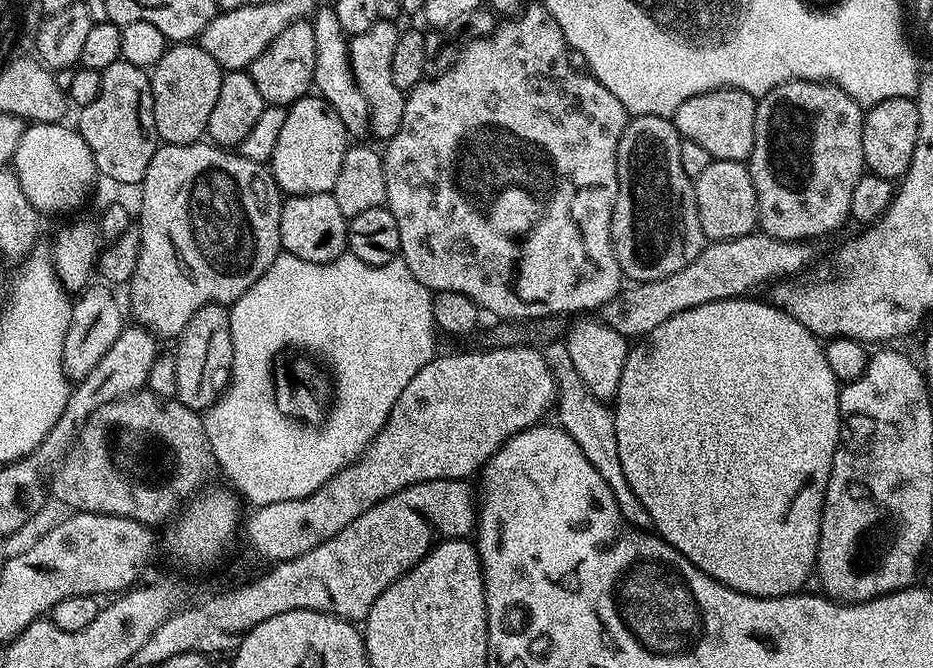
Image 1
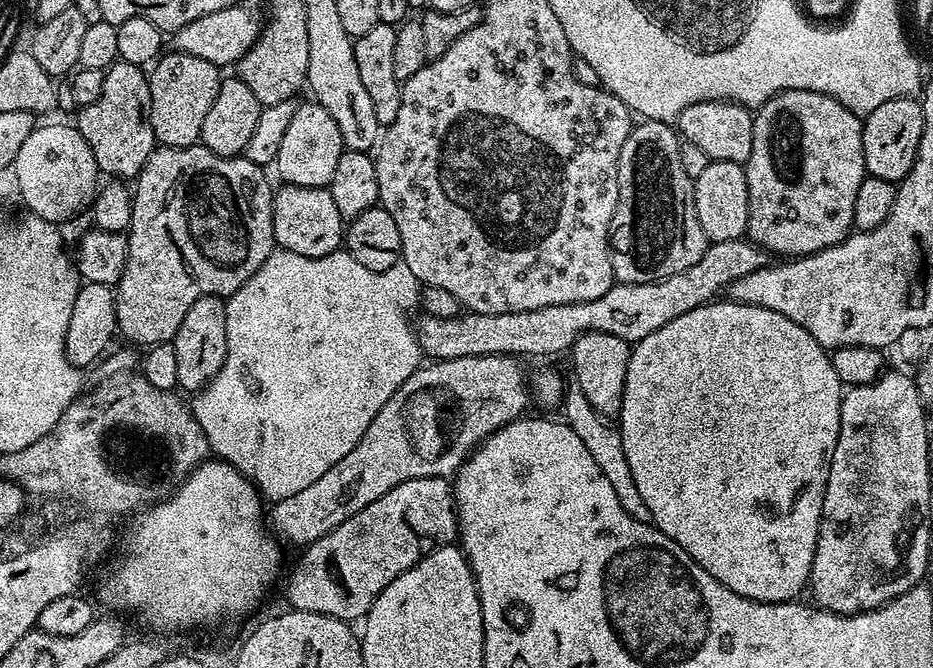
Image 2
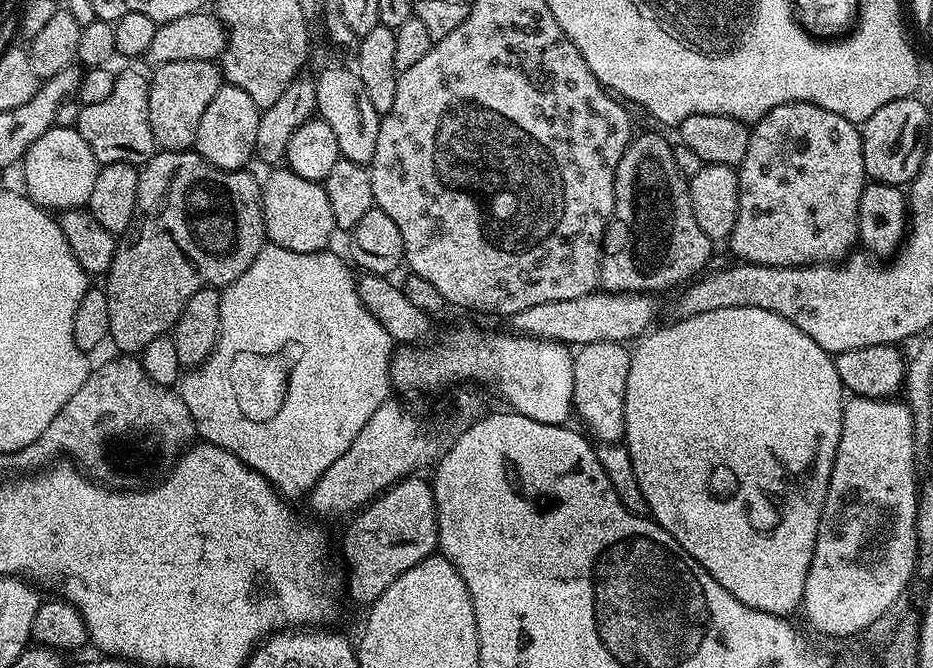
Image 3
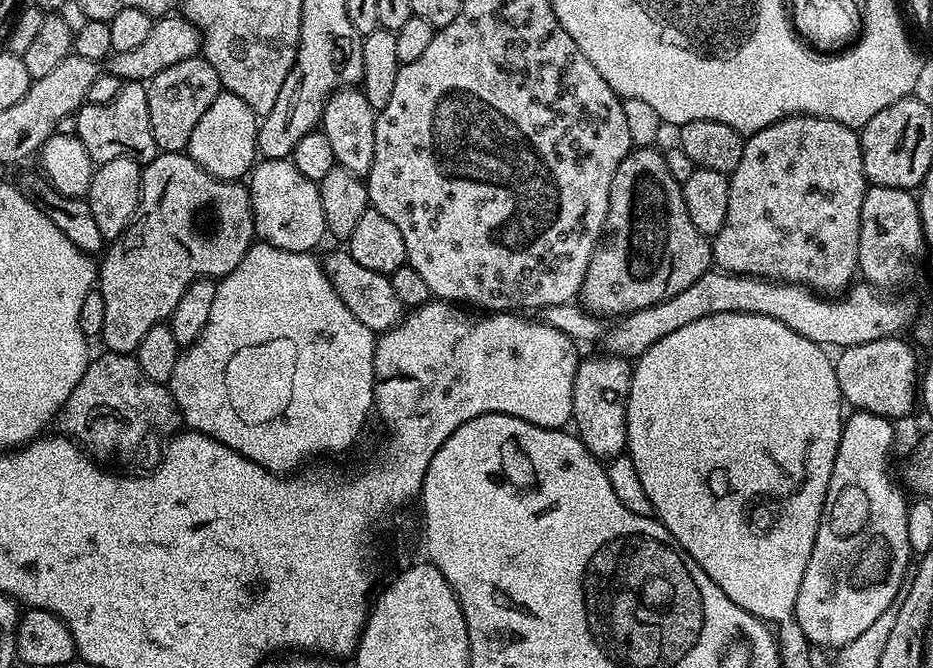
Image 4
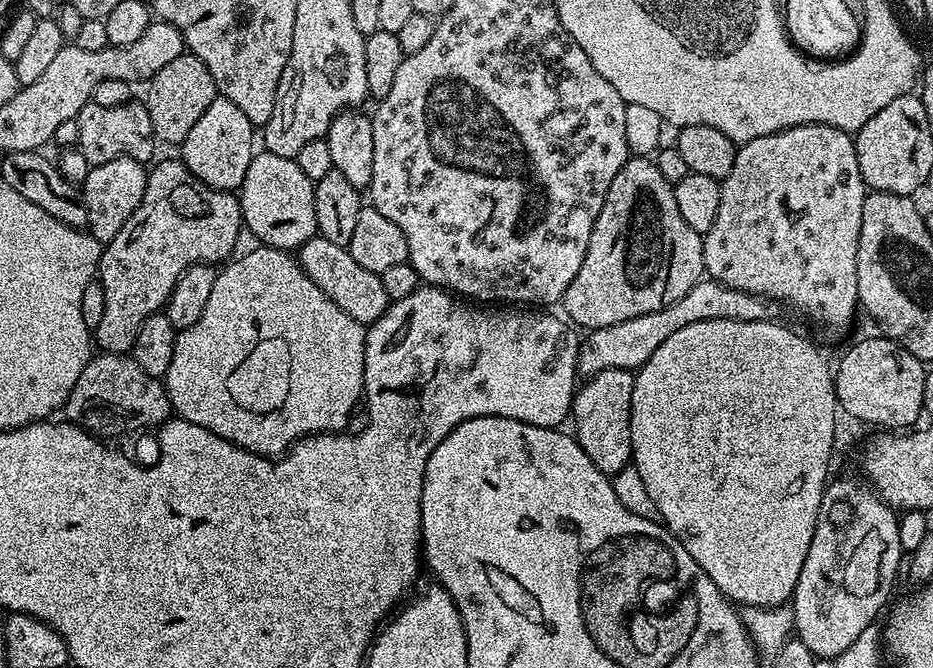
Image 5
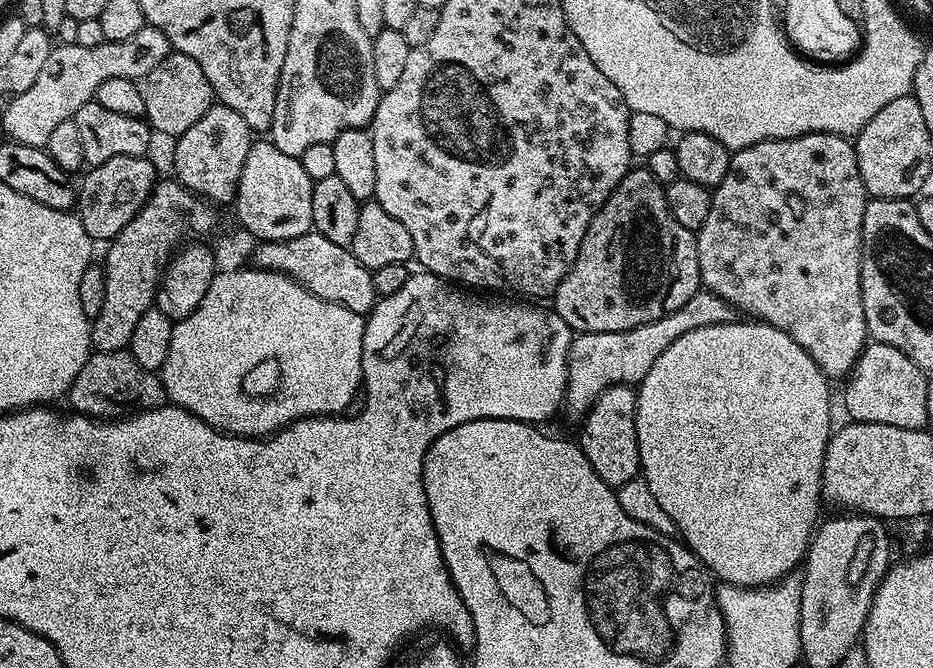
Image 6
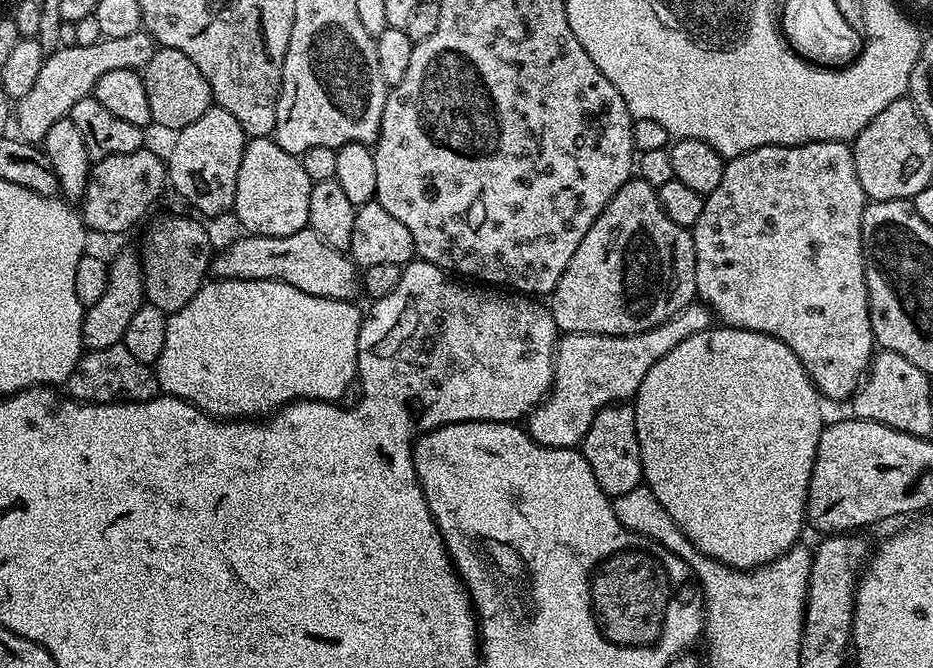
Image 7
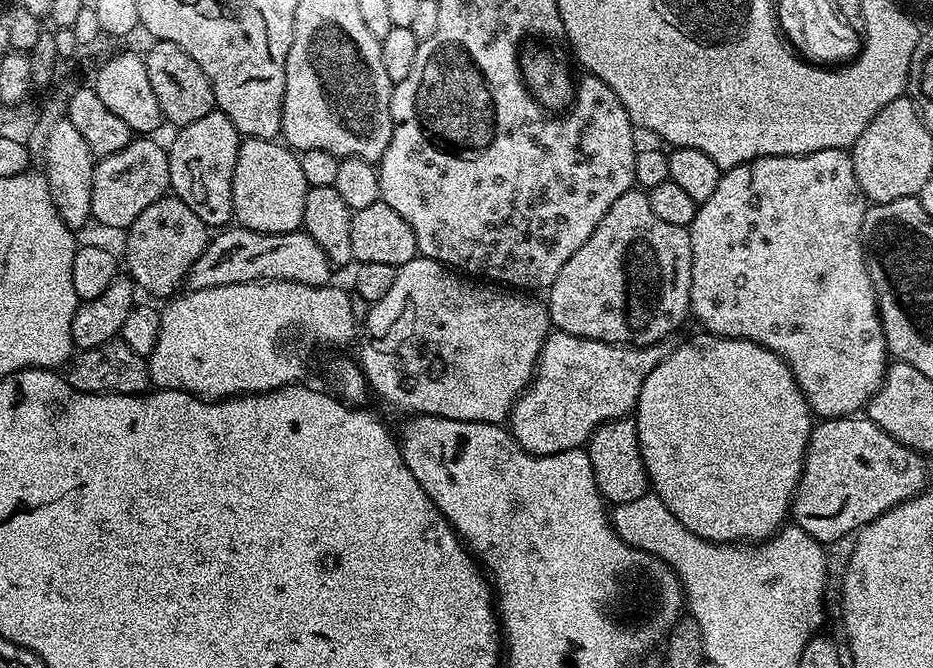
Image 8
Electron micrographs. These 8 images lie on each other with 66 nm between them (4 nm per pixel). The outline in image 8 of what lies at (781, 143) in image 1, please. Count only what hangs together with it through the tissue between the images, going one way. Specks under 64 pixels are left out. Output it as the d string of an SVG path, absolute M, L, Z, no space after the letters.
M835 148L834 150L818 150L810 154L802 154L801 156L763 156L762 158L754 158L745 164L739 164L733 168L727 169L721 175L718 187L714 189L714 194L710 194L710 198L706 198L704 204L699 205L696 210L696 216L692 219L692 223L688 225L688 237L690 238L690 246L692 247L692 273L690 274L690 302L692 303L690 312L696 320L701 324L705 333L714 336L725 336L726 338L734 338L735 340L749 340L755 344L760 344L764 348L769 348L773 357L784 361L785 365L791 369L796 379L796 385L802 390L802 394L806 398L808 407L813 413L820 418L839 418L841 416L850 416L860 411L872 399L872 395L880 389L880 383L884 380L884 373L887 372L890 363L888 347L886 346L886 338L882 330L882 322L880 321L880 311L876 305L876 291L872 285L872 279L868 273L868 262L864 258L864 240L860 236L862 234L862 222L864 215L868 212L869 205L866 203L864 191L858 186L858 178L854 174L854 166L852 165L852 157L845 149Z

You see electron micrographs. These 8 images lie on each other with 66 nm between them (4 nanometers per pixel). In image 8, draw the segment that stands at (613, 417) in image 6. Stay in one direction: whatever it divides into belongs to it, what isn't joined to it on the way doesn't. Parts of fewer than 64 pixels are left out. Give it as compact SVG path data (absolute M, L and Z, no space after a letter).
M621 418L601 424L588 439L586 451L590 466L594 466L594 482L609 505L634 502L634 498L642 498L649 492L648 471L642 458L635 419Z

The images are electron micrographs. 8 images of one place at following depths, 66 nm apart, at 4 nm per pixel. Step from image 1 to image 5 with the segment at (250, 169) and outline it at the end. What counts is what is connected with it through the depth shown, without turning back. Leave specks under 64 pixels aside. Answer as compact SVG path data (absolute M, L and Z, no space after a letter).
M183 159L164 160L161 164L155 164L151 165L148 173L146 190L138 210L130 214L126 226L122 226L122 230L118 230L118 234L114 234L114 238L103 245L100 253L98 282L104 291L104 309L102 322L98 322L94 329L94 344L105 352L131 353L134 338L138 338L138 330L142 330L142 322L167 305L178 278L187 268L191 264L216 266L227 261L237 251L236 239L242 233L240 202L233 193L220 192L203 184L185 166Z

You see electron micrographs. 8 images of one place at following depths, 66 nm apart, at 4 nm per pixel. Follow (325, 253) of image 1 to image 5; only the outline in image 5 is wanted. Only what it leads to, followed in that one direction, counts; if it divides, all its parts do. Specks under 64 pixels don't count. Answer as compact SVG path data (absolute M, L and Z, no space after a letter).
M267 150L257 151L238 189L243 227L247 231L249 228L261 245L298 250L310 237L317 235L315 193L314 182L302 174L295 159L287 160Z

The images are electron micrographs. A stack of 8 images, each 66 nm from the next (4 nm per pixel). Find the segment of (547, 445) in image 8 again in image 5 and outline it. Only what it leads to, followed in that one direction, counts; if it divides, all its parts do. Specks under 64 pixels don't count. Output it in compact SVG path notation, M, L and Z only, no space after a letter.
M711 278L698 281L693 288L678 302L674 302L668 308L654 310L654 314L642 314L642 318L630 318L626 322L618 322L618 326L606 326L605 328L593 328L581 339L576 370L581 377L587 378L598 374L602 370L614 370L615 368L627 368L639 370L682 326L690 326L690 322L702 322L703 320L733 320L734 322L758 322L759 320L772 320L782 311L781 305L775 300L765 300L763 296L755 296L746 290L734 290L722 282Z

